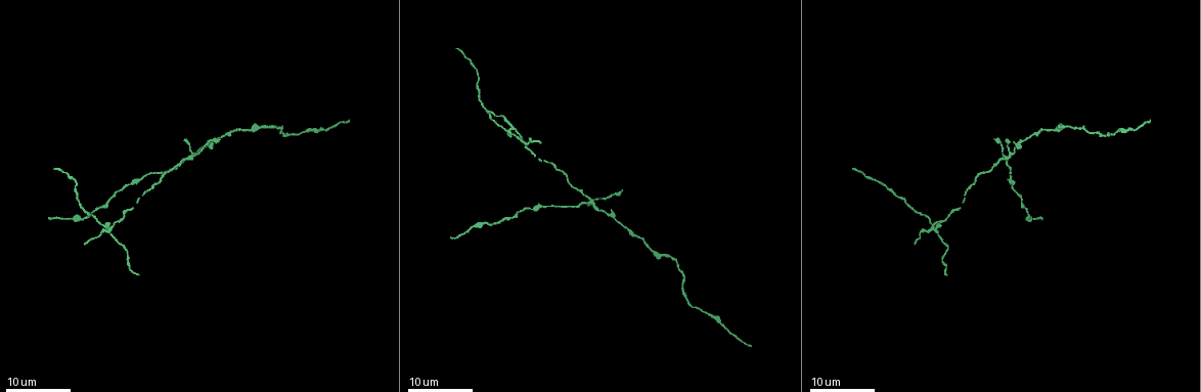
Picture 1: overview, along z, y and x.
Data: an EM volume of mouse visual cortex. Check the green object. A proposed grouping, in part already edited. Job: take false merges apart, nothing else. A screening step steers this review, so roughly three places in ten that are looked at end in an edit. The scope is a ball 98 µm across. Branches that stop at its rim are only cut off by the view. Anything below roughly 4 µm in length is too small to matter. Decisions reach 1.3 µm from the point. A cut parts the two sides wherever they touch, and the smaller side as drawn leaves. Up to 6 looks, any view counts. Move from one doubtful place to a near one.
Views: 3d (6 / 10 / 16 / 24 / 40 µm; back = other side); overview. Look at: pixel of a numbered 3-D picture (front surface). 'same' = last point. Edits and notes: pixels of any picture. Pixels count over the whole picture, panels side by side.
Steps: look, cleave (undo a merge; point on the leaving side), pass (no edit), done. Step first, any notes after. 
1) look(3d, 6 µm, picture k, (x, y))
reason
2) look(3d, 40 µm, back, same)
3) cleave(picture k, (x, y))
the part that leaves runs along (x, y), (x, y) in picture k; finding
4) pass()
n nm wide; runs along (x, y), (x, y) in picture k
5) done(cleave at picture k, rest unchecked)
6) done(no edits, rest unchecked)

look(3d, 24 µm, picture 1, (590, 200))
four arms meet

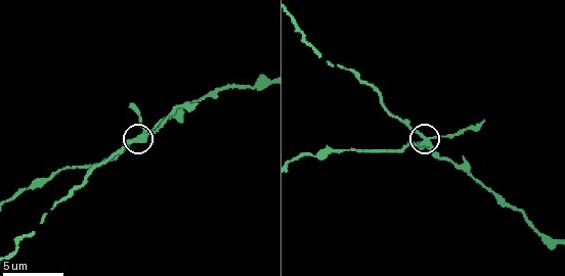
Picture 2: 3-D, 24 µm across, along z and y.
look(3d, 10 µm, picture 2, (138, 137))
zoom in

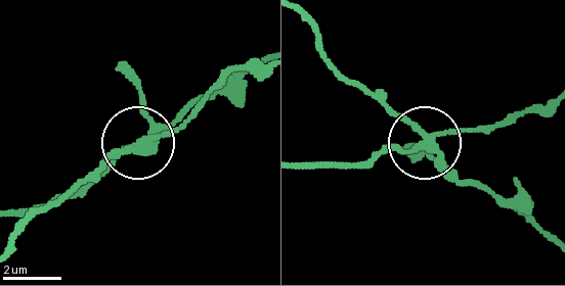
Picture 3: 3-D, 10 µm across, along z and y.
cleave(picture 3, (394, 144))
the part that leaves runs along (426, 146), (362, 160), (304, 160) in picture 3; a second neuron is stuck on

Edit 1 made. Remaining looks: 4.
look(overview)

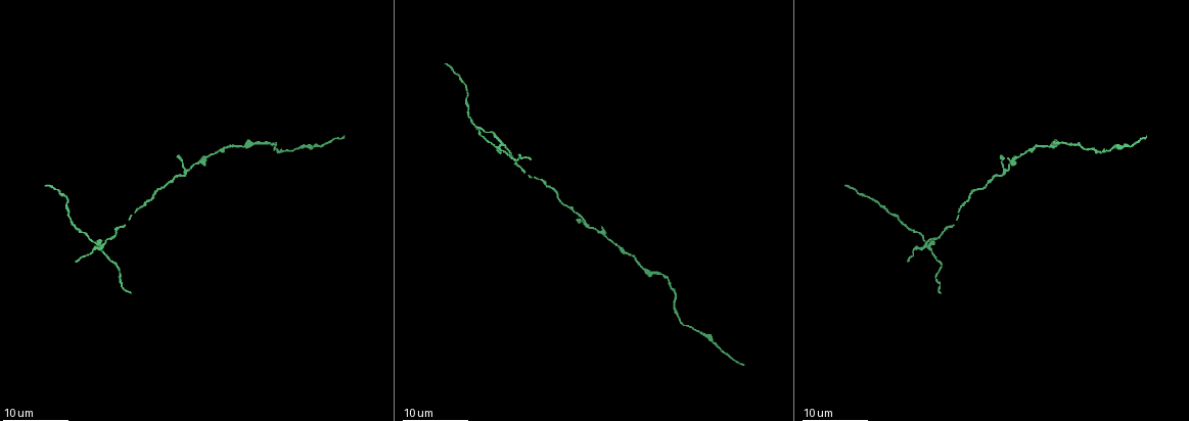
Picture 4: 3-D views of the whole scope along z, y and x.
look(3d, 24 µm, picture 4, (258, 144))
thick turns thin

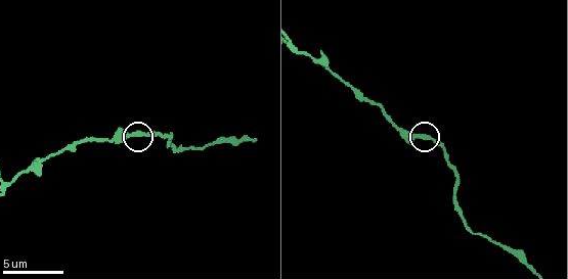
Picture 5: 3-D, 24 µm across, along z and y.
look(3d, 6 µm, picture 5, (138, 135))
closer look

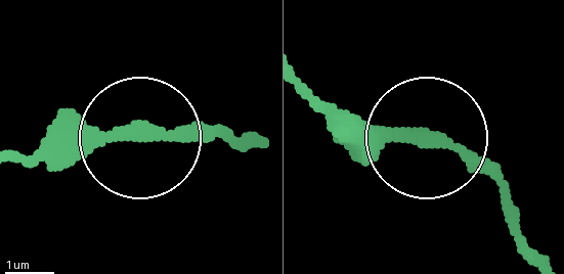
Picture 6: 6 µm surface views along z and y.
look(3d, 6 µm, back, picture 6, (418, 136))
from behind

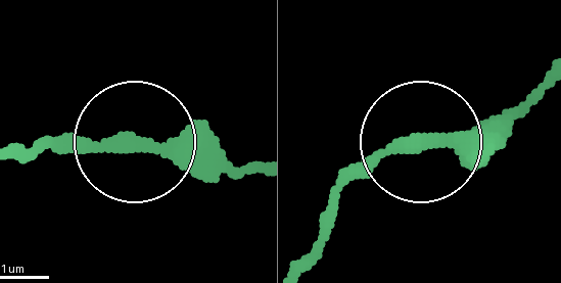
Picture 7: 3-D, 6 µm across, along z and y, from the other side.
pass()
runs along (258, 172), (221, 172), (123, 136), (42, 136) in picture 7; one neuron here

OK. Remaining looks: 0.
done(cleave at picture 3, rest unchecked)

